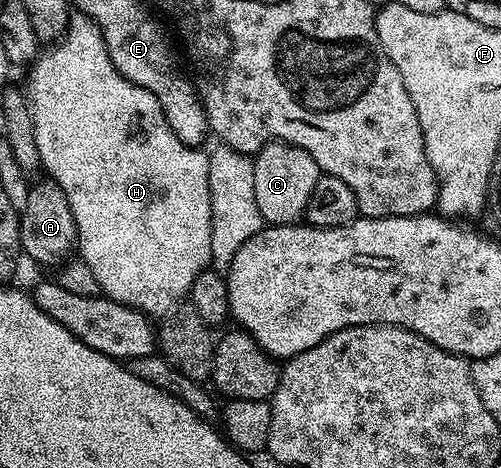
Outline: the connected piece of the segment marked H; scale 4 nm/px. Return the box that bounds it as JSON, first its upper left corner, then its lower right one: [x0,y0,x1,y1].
[26,17,212,316]

